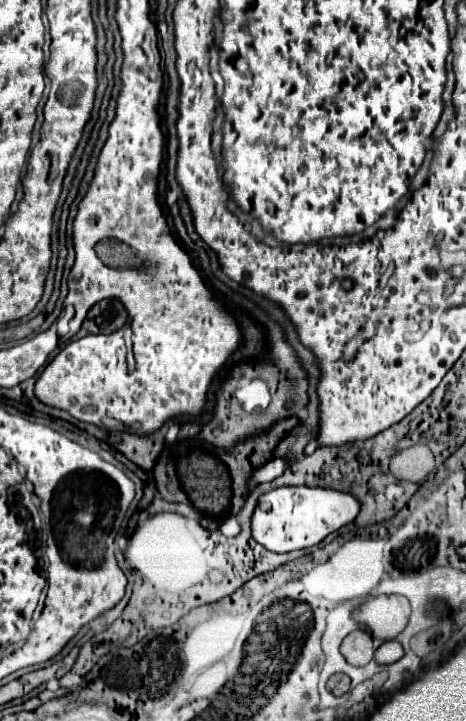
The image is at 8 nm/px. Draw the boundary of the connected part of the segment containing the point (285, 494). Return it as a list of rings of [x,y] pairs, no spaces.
[[[279,487],[259,497],[251,515],[251,539],[273,553],[307,549],[351,523],[357,513],[359,501],[353,495],[321,487]]]

